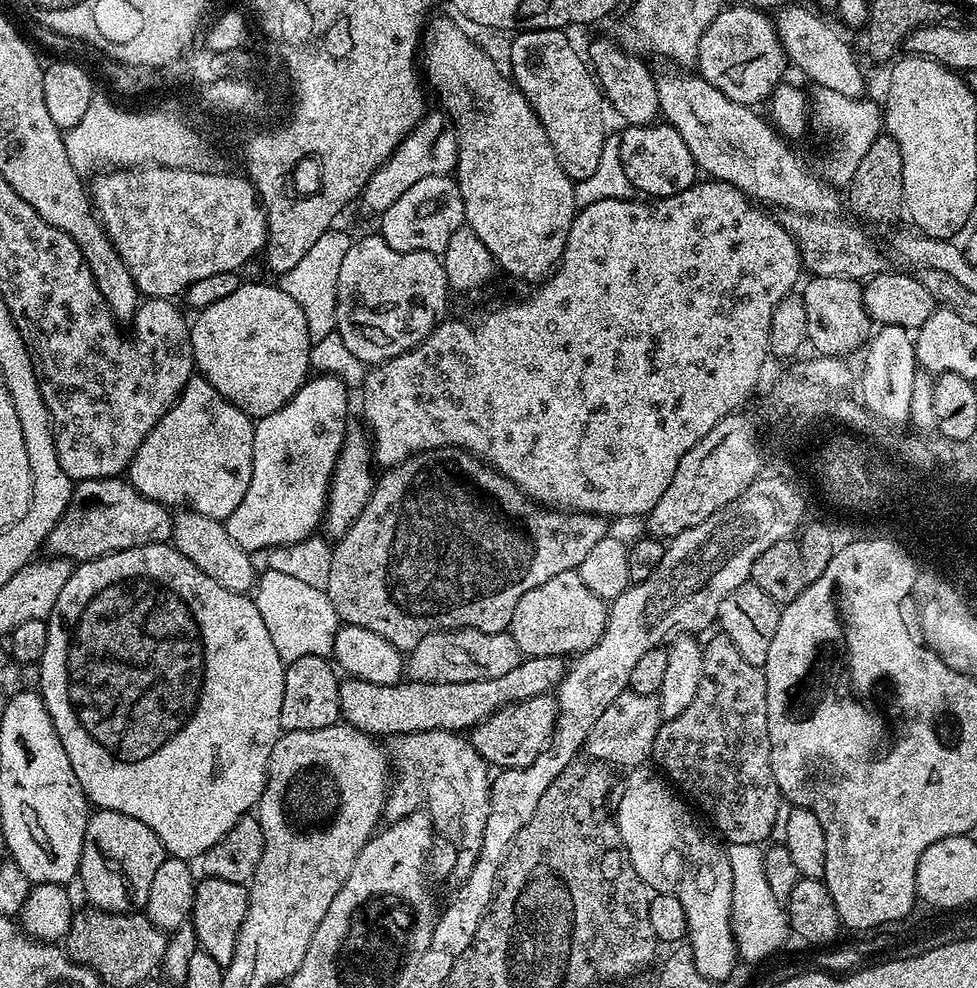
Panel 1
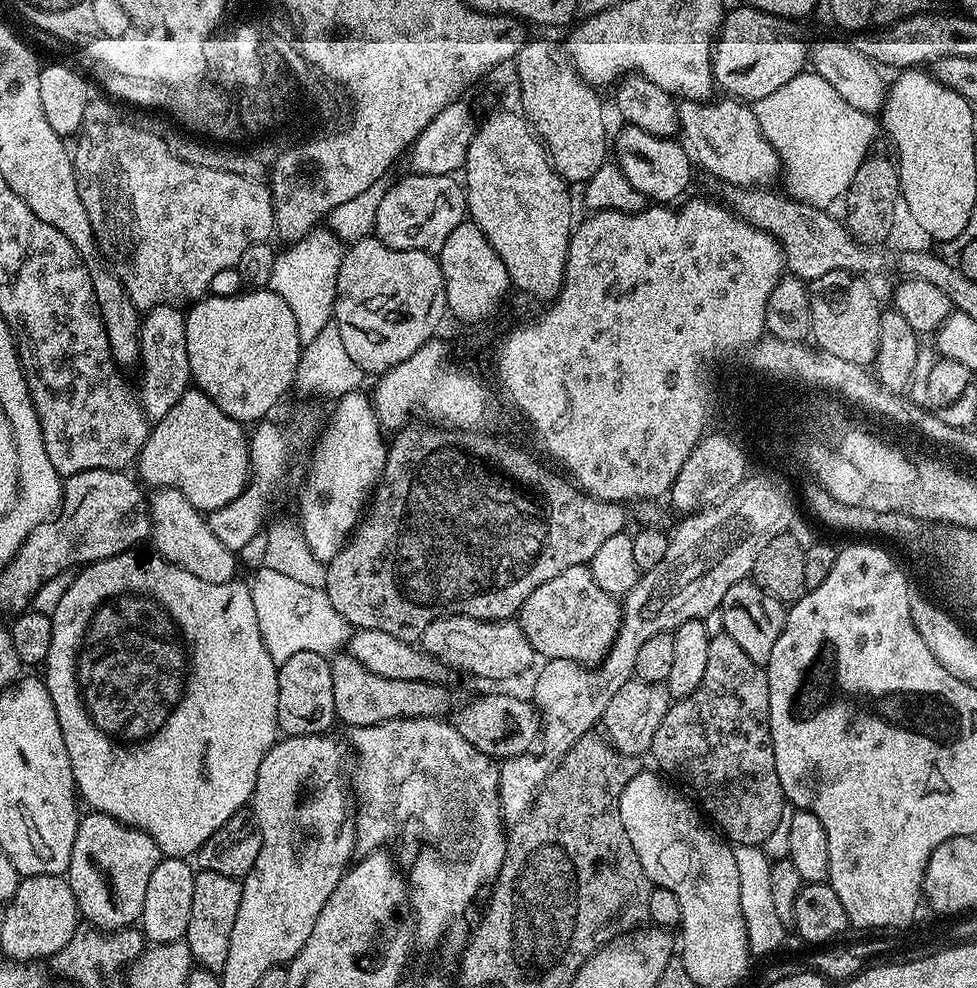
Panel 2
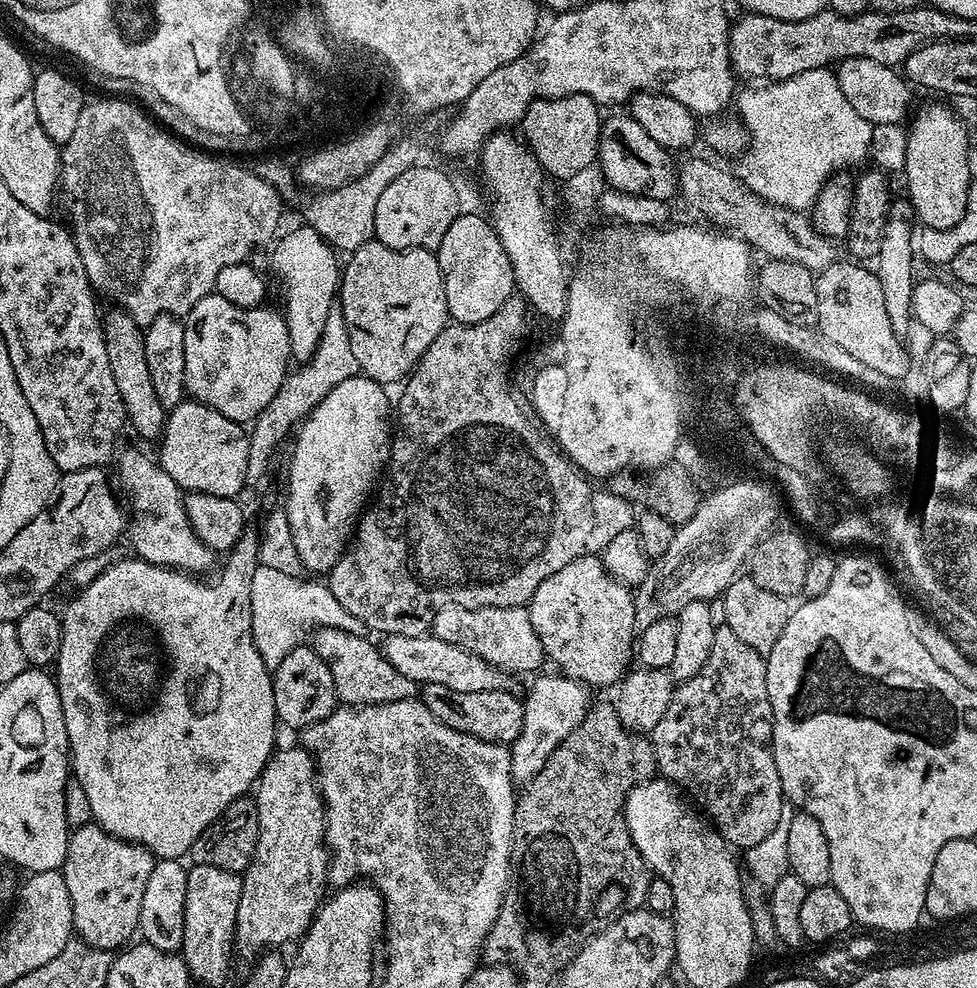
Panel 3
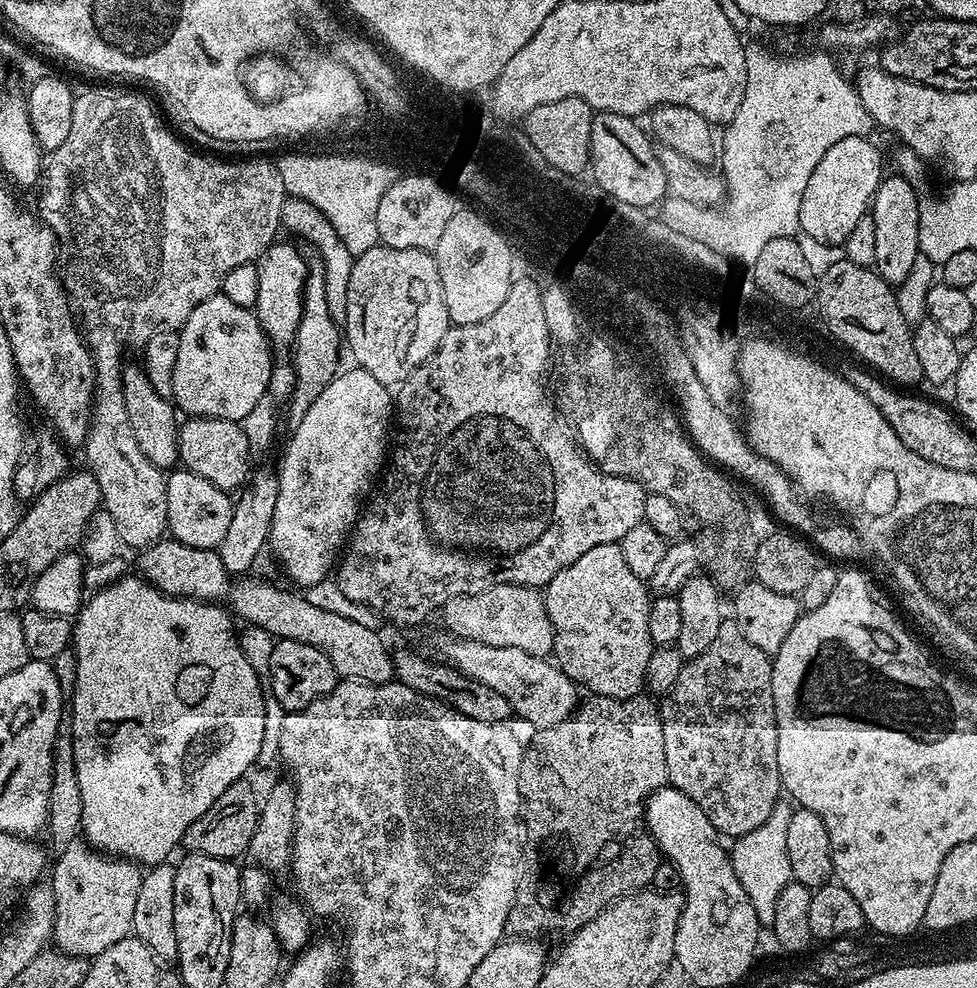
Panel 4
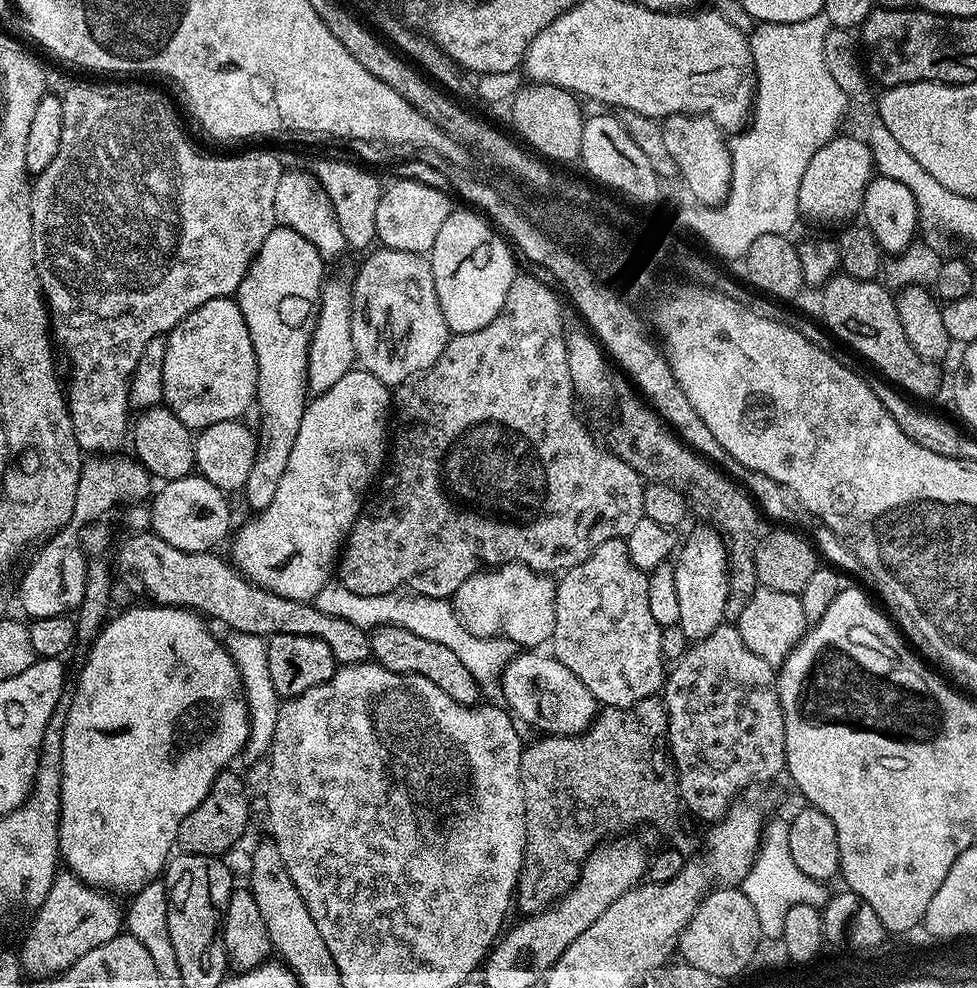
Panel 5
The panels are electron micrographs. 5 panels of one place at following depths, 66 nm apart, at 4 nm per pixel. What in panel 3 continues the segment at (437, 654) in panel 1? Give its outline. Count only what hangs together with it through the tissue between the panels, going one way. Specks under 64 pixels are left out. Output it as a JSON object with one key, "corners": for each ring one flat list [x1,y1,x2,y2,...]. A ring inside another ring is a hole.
{"corners":[[451,604,442,606,434,618,431,635,451,644,462,646,468,652,476,652,484,660,501,669,535,673,540,663,545,663,544,646,532,624,527,607,516,608,467,608]]}

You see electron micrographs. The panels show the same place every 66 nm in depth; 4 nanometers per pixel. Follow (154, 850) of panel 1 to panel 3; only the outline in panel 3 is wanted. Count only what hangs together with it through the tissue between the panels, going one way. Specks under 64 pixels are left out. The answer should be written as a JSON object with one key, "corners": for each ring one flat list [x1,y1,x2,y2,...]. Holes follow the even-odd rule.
{"corners":[[95,822,87,823,69,835,68,853,62,869,70,892,70,902,73,903,74,932,79,939,95,948,120,950,133,939,132,935,137,935,142,914,142,894,146,890,146,881,150,879,150,870,154,870,157,857,142,844,131,844,128,840,110,834]]}

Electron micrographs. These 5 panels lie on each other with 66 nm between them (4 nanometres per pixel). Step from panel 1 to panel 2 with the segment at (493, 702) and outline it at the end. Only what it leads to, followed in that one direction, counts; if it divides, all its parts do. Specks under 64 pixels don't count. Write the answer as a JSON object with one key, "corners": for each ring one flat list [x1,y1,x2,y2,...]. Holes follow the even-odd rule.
{"corners":[[343,654,337,660,331,661,332,677,334,678,334,710,336,711,337,721,342,725,348,724,351,729,361,728,362,726,374,726,375,724,381,724,387,720,397,720,398,718,414,718,415,716,431,716,433,718,439,717,444,714,444,711,448,708,448,692,443,687,445,686,440,682,433,682,431,680,399,680,398,678,382,678,378,674,374,674,370,670,366,670,366,666,362,666,362,662,355,660,351,654]]}

